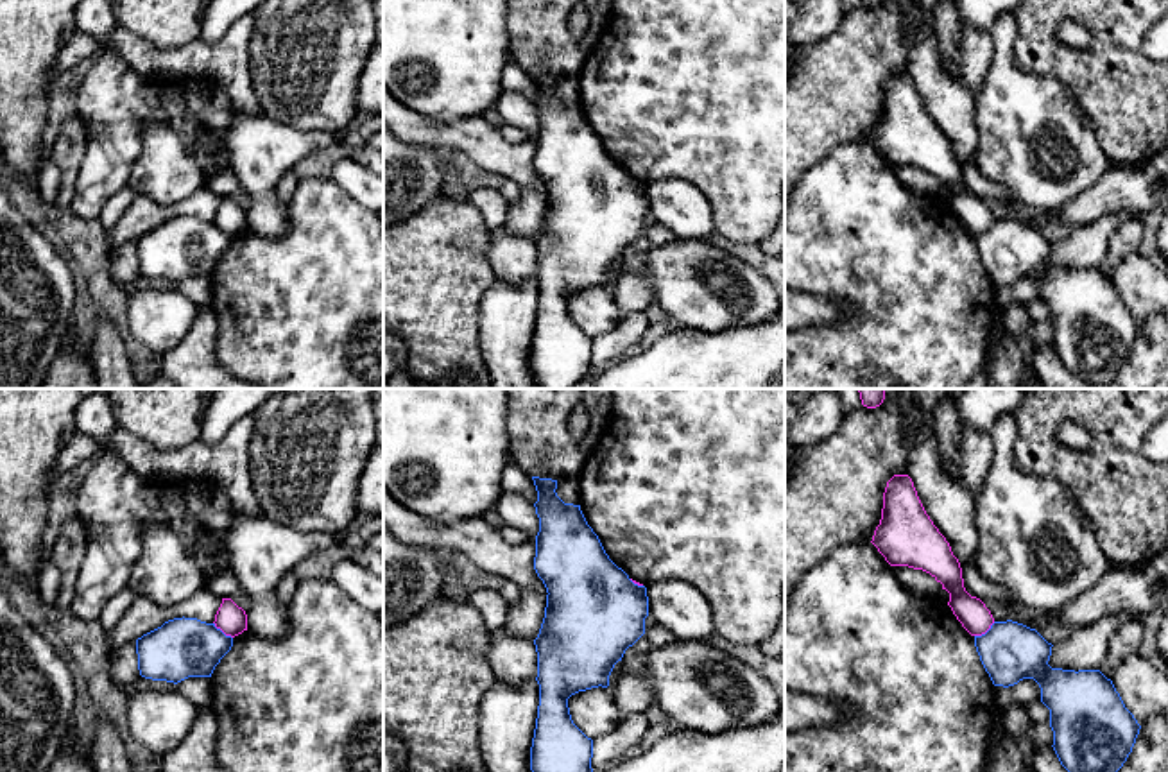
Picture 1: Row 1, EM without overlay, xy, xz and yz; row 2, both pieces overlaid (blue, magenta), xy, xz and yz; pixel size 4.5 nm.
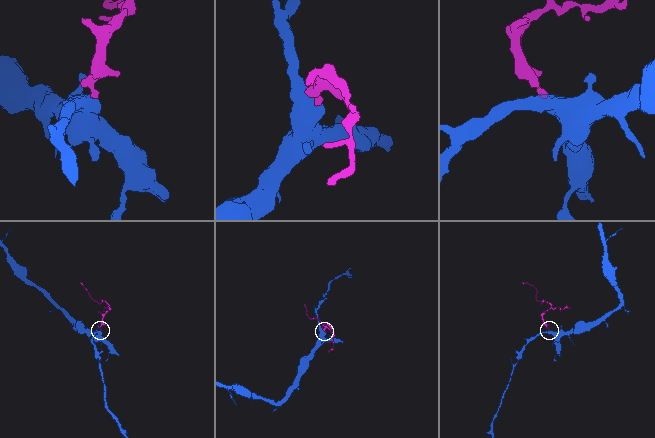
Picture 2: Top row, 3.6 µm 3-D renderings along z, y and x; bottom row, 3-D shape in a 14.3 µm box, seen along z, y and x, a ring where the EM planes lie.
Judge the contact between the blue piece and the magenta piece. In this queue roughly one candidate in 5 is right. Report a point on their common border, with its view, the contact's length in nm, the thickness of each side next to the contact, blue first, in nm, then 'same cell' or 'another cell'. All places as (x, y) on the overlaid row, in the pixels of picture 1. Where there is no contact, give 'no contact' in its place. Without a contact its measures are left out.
yz (986, 633) | 120 nm | 260/140 nm | another cell

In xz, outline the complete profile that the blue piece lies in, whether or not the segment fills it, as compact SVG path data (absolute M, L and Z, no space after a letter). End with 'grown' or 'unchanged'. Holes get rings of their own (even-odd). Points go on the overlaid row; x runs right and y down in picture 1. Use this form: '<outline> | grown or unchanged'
M532 476L532 480L537 491L534 507L539 518L534 570L543 580L548 595L545 618L537 638L534 639L537 652L536 681L539 684L539 706L530 747L530 770L593 772L593 740L573 724L568 699L579 691L609 686L609 675L614 665L622 661L625 650L645 634L645 618L648 616L647 588L634 584L629 575L609 559L598 536L588 525L580 505L564 503L557 496L557 480L539 476Z | unchanged

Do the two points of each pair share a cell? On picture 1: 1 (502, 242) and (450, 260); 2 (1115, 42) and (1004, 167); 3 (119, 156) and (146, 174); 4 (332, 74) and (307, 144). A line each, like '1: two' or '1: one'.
1: two
2: two
3: two
4: two

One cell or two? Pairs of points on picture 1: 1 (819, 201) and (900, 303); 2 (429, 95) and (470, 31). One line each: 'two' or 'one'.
1: one
2: one

